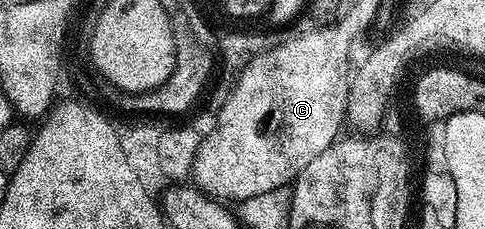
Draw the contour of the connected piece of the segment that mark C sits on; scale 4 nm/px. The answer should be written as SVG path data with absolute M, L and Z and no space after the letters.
M335 33L316 34L316 38L284 46L276 55L260 57L259 61L255 61L255 65L251 65L251 69L247 69L247 77L238 77L231 85L235 94L228 102L227 109L223 109L223 116L213 121L215 130L202 138L196 157L189 168L189 173L195 176L193 178L195 188L206 193L209 197L214 197L216 201L238 203L249 199L252 195L262 195L265 191L273 191L273 187L285 185L285 171L297 171L297 167L302 167L302 169L309 167L309 163L313 163L313 159L317 159L317 155L321 151L325 151L325 147L329 147L337 140L344 128L345 118L349 113L349 108L347 108L349 98L347 95L347 79L343 75L343 65L343 45L339 45L339 37L335 37Z

